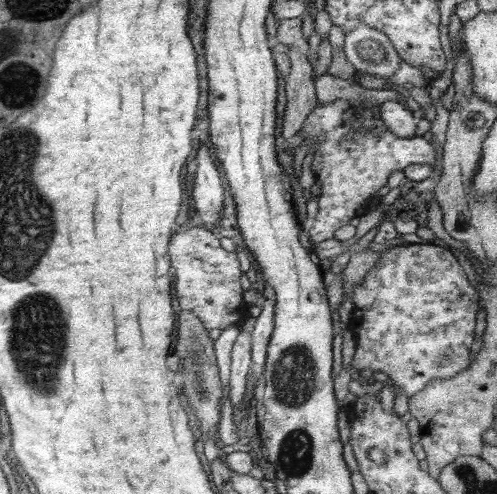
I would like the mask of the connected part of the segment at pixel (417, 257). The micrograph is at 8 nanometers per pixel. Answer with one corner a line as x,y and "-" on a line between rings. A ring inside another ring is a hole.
425,242
400,244
387,250
379,257
379,263
367,274
365,280
355,287
354,311
351,317
355,322
355,332
357,332
358,343
355,349
355,355
352,359
352,366
360,371
363,368
370,368
373,372
383,372
393,382
403,389
408,398
414,397
419,391
422,391
435,379
450,379
457,374
462,373
469,365
474,363
474,356
471,354
471,346
475,342
475,326
477,326
477,312
481,308
481,294
472,282
467,280
465,268
459,264
457,256
451,252
448,246
439,242

